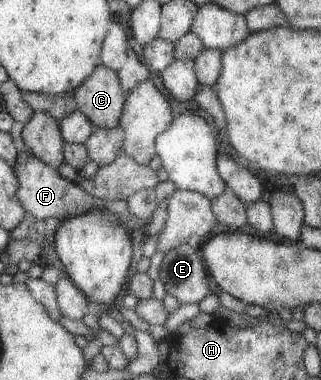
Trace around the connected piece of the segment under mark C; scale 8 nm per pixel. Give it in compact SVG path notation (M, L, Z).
M96 67L72 92L77 110L95 126L111 129L119 124L128 93L116 70Z

